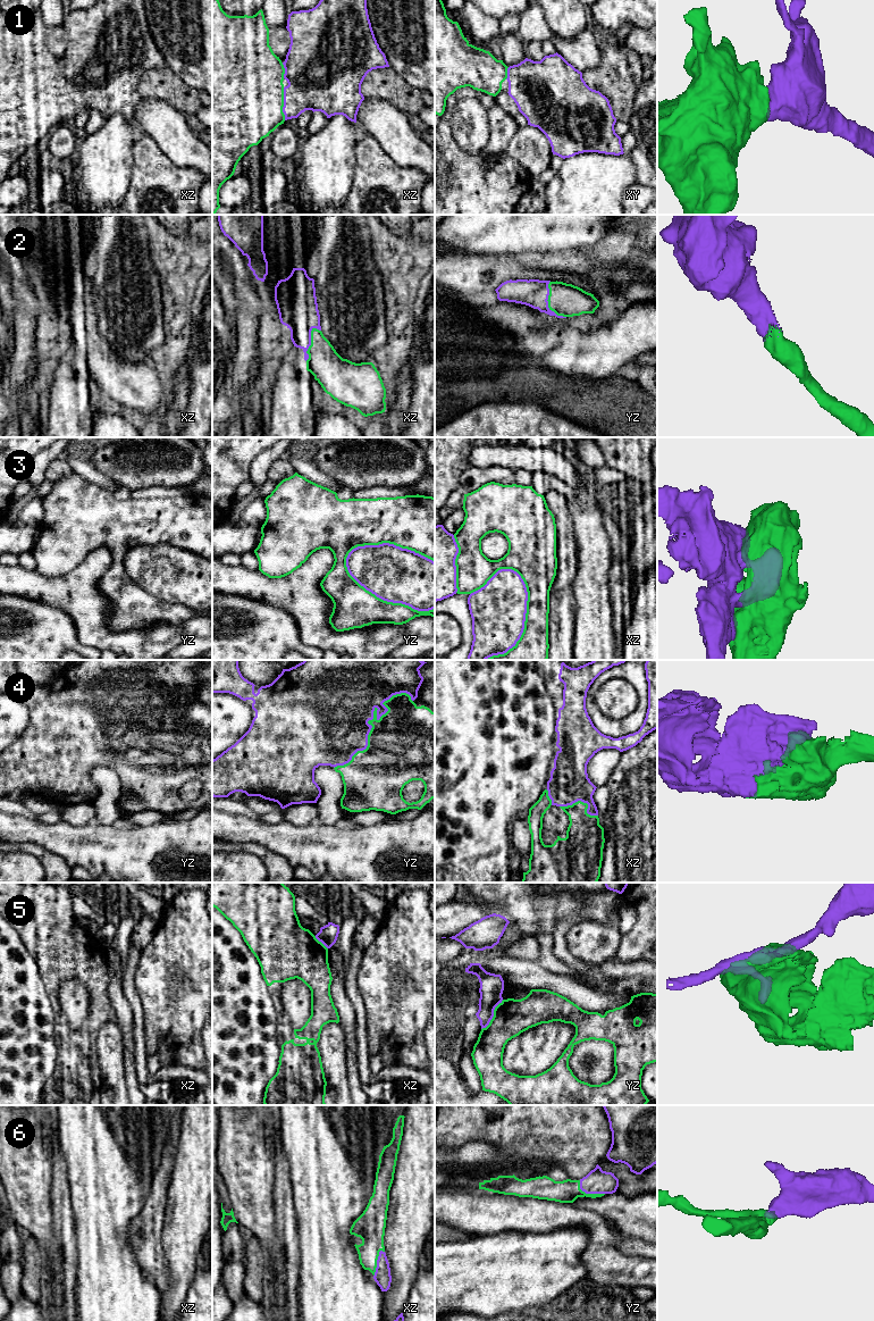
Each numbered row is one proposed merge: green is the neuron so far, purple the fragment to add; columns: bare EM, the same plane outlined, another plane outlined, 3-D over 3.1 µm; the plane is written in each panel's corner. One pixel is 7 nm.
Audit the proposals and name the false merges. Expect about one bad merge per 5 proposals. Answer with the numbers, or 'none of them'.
3, 5

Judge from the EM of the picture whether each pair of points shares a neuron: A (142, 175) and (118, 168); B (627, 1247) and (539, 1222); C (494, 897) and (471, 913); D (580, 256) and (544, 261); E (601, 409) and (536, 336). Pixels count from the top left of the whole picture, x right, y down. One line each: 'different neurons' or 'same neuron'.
A: different neurons
B: same neuron
C: different neurons
D: same neuron
E: different neurons

